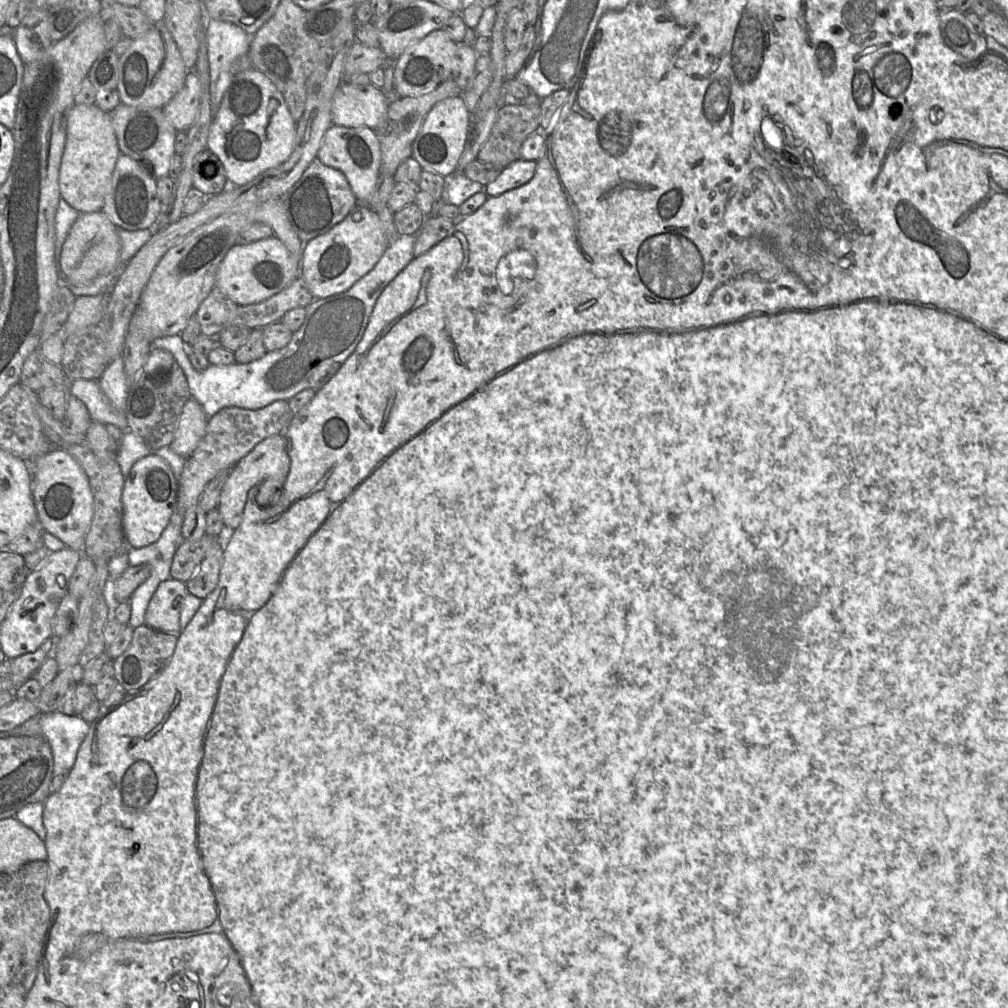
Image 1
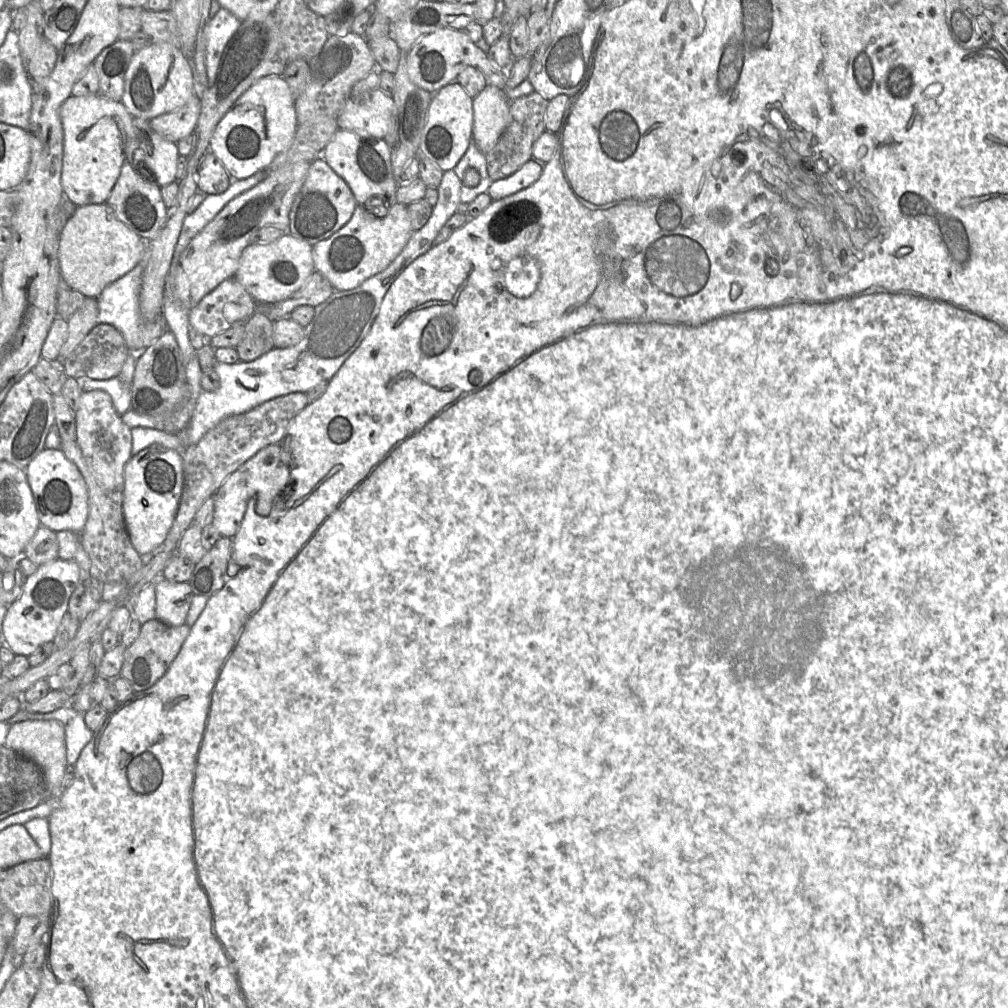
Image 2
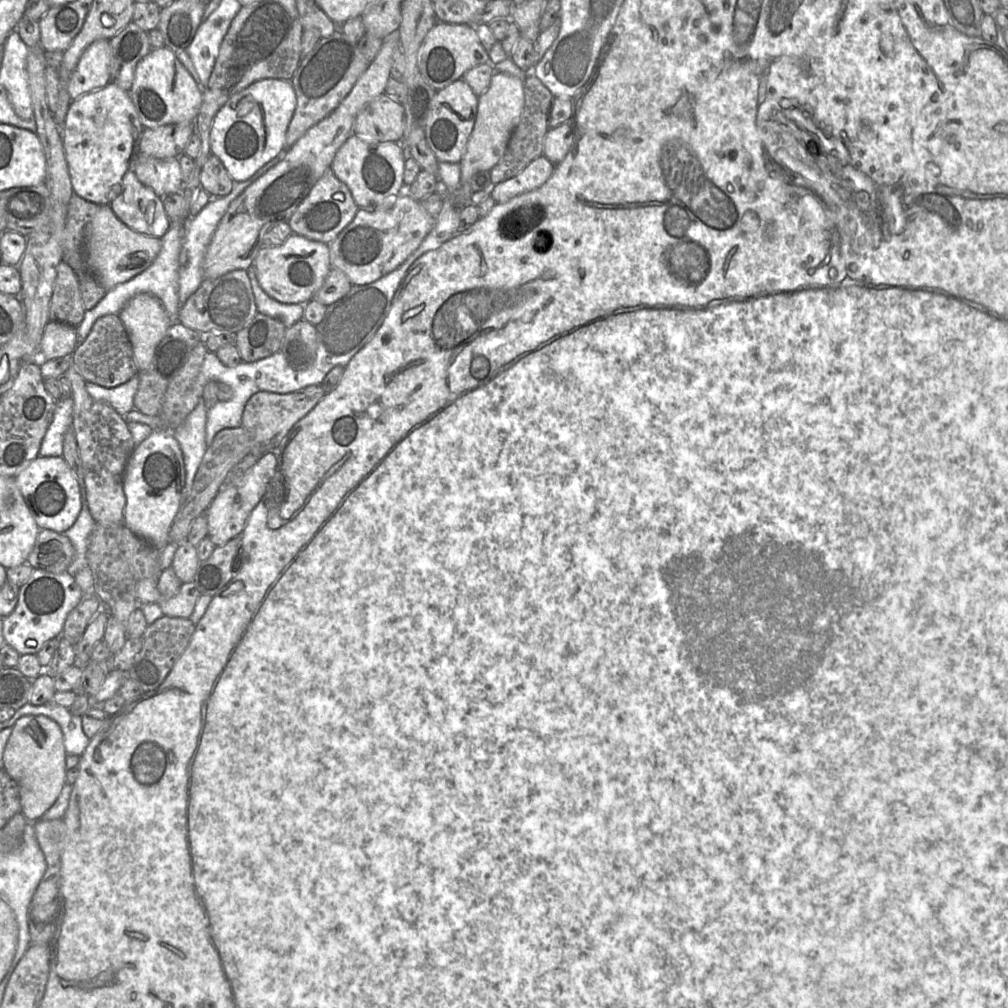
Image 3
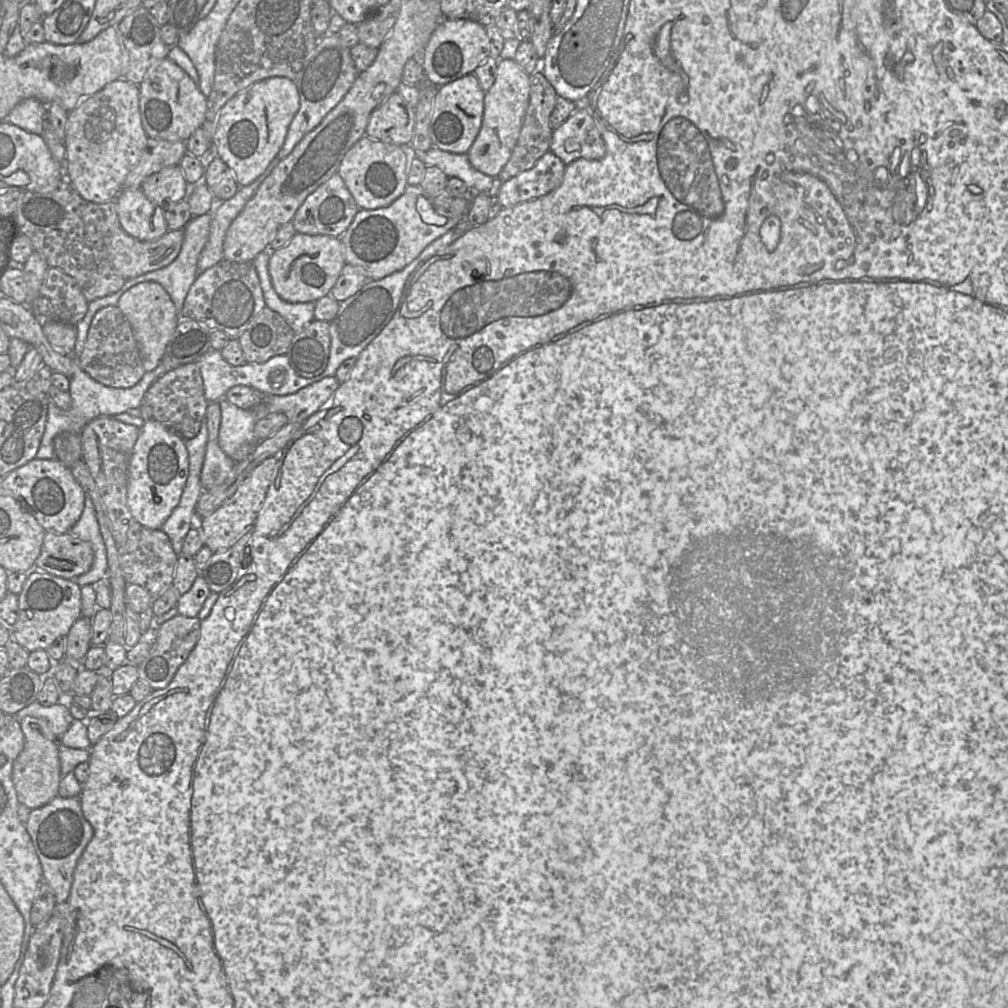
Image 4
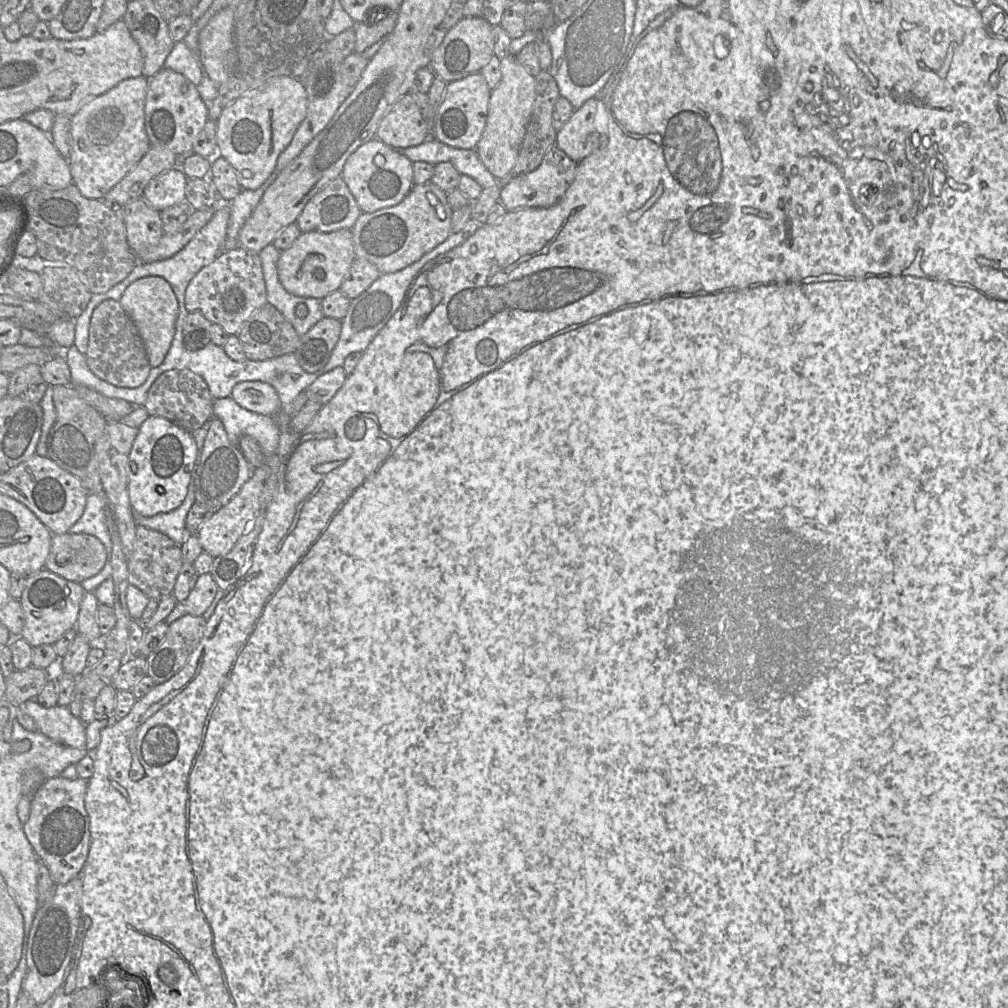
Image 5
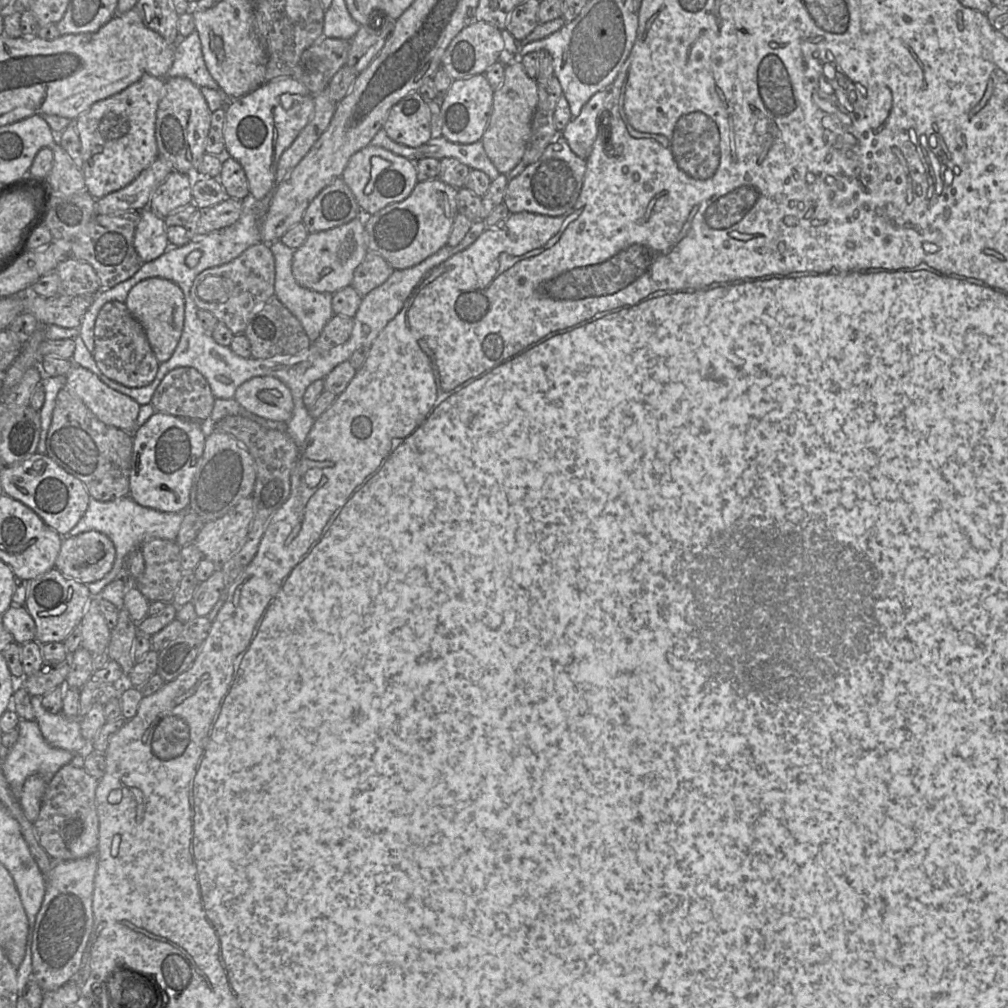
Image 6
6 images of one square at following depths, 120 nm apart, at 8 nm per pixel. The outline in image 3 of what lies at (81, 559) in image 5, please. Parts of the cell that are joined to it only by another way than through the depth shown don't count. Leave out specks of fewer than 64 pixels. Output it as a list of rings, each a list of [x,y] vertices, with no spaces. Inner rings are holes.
[[[40,529],[35,545],[27,558],[34,570],[51,573],[66,572],[75,549],[67,536],[49,529]]]

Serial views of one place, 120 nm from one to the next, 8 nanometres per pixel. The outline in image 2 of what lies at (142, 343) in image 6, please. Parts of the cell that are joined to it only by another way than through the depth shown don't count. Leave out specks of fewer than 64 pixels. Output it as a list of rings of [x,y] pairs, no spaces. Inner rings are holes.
[[[98,324],[81,341],[77,348],[64,361],[65,373],[78,380],[88,377],[93,380],[109,380],[119,376],[129,355],[122,334],[110,324]]]

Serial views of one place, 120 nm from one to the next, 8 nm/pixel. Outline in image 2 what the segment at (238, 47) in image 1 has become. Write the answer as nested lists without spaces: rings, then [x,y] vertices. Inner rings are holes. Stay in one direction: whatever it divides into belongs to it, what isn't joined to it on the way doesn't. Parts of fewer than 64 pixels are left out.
[[[220,8],[205,27],[208,85],[214,83],[225,47],[238,30],[240,23],[241,21],[229,10]]]

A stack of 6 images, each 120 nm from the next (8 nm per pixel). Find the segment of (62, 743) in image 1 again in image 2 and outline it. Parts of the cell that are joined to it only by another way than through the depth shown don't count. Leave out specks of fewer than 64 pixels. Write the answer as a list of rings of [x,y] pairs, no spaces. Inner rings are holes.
[[[70,704],[47,713],[29,712],[21,708],[5,722],[12,725],[24,720],[58,720],[63,724],[65,730],[67,763],[75,765],[82,749],[93,736],[93,731],[85,724],[83,714]]]

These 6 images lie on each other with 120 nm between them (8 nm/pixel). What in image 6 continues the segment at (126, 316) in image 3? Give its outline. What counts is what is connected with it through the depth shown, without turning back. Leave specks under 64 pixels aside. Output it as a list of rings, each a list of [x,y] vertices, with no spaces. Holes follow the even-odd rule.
[[[151,277],[142,280],[130,290],[125,304],[143,327],[158,362],[167,362],[172,357],[183,331],[185,302],[182,290],[168,279]]]

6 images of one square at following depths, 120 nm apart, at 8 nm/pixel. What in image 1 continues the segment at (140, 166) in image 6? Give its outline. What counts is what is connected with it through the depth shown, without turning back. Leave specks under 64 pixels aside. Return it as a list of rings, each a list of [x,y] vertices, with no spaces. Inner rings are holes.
[[[75,104],[68,116],[67,138],[59,172],[61,198],[80,214],[101,211],[120,155],[110,113],[95,104]]]

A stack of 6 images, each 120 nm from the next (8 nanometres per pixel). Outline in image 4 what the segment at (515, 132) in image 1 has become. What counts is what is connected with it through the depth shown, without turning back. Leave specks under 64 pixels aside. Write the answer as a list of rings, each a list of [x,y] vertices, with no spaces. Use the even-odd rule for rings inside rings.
[[[536,70],[529,75],[530,97],[529,105],[526,110],[523,125],[518,137],[517,143],[513,149],[510,159],[495,178],[503,182],[518,175],[521,172],[531,169],[537,161],[550,150],[552,139],[552,127],[550,125],[550,116],[555,107],[557,94],[551,83],[547,80],[540,70]]]

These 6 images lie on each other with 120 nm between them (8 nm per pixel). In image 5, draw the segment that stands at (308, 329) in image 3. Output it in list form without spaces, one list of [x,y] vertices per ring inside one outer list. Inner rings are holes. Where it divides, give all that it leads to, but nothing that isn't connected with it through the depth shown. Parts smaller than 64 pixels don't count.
[[[323,317],[305,335],[295,355],[301,368],[315,373],[324,368],[339,340],[342,322],[335,318]]]

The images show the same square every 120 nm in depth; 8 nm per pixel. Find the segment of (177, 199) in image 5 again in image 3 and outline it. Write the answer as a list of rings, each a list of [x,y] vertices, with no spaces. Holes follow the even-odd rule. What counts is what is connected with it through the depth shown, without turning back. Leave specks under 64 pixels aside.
[[[136,154],[132,161],[132,169],[139,181],[160,197],[181,192],[183,188],[178,157],[158,159]]]

